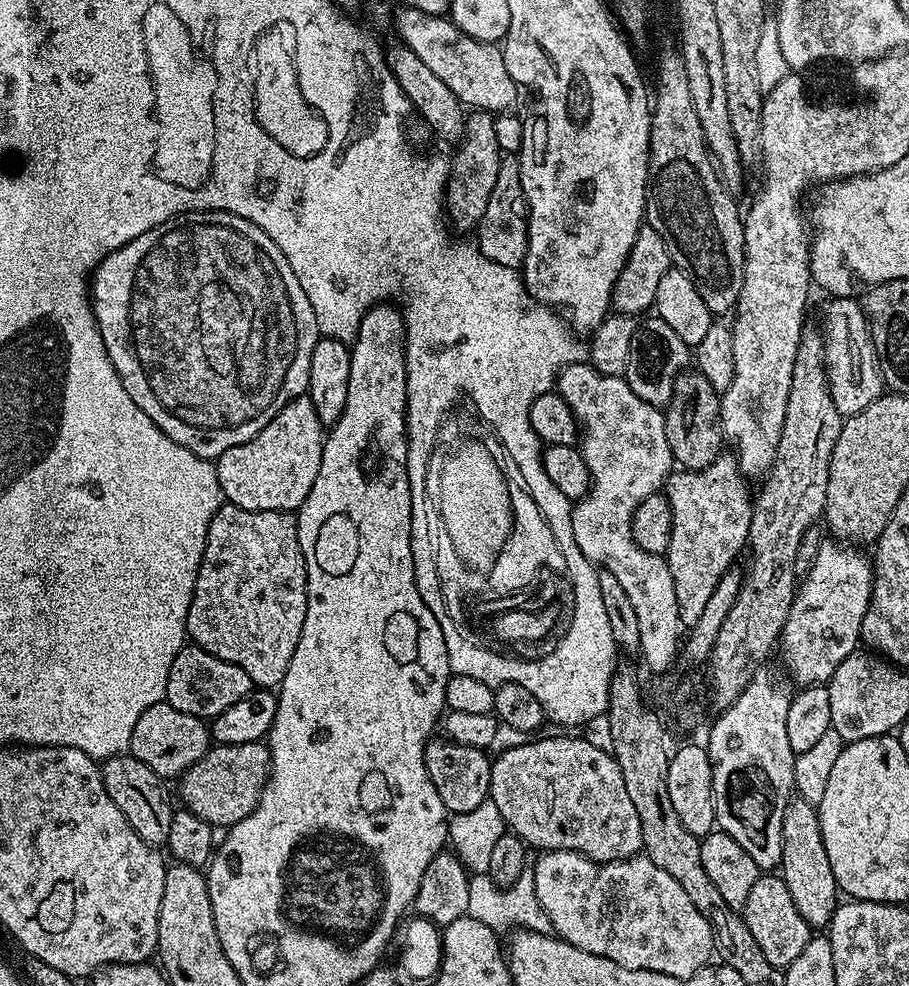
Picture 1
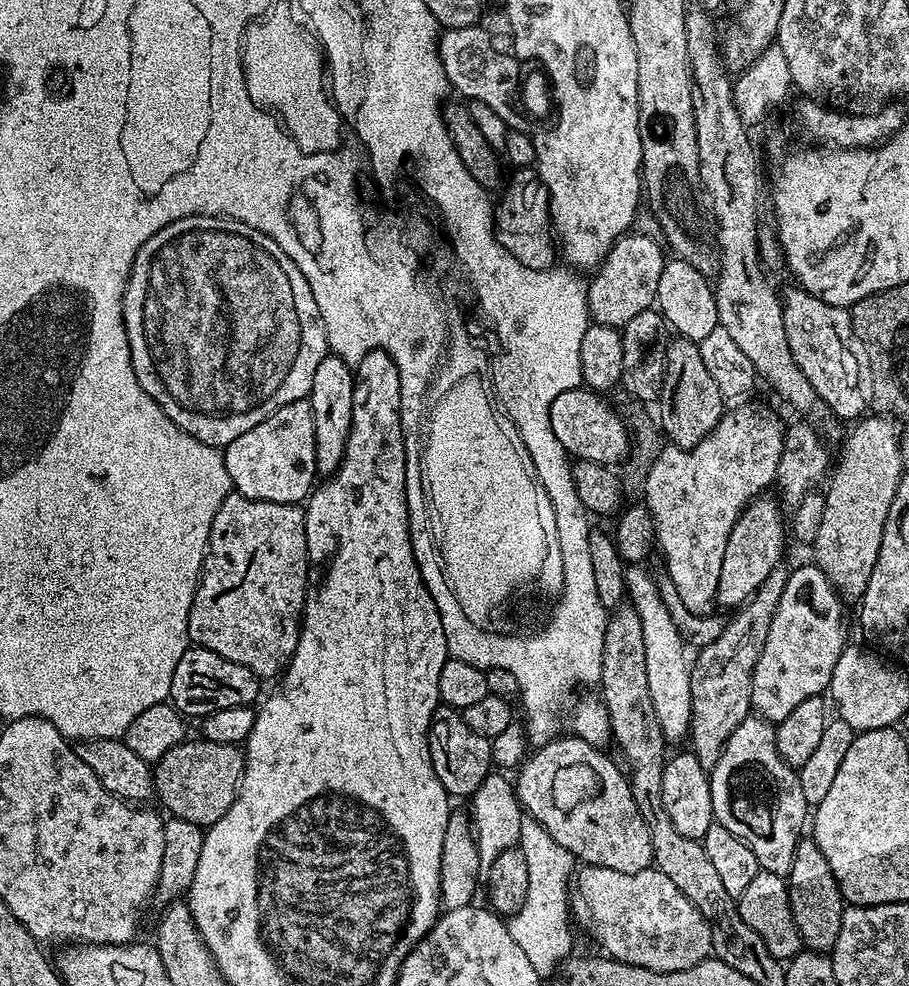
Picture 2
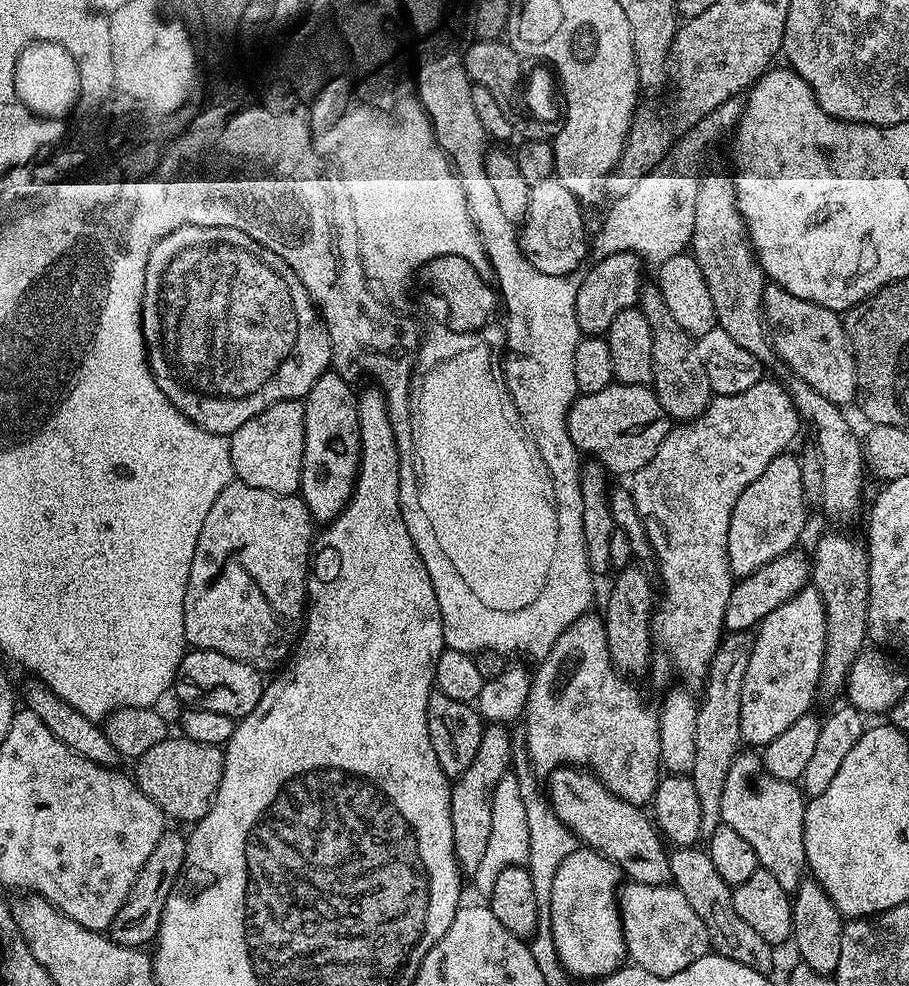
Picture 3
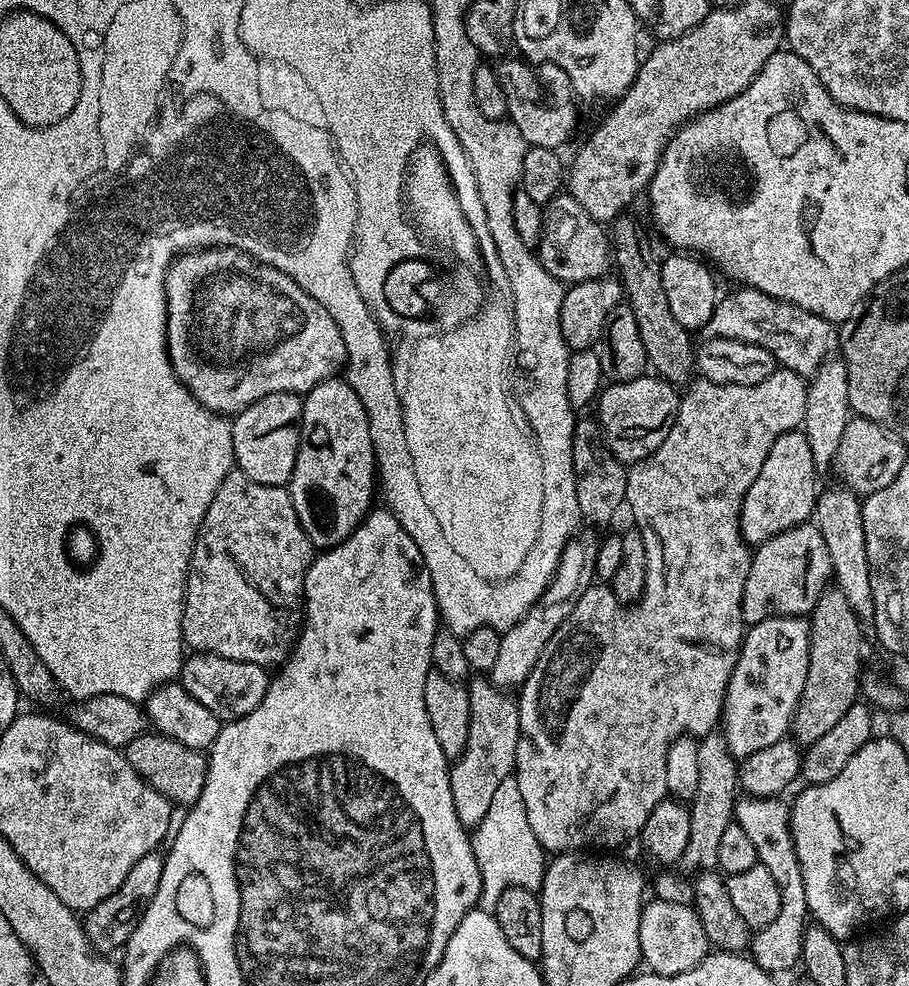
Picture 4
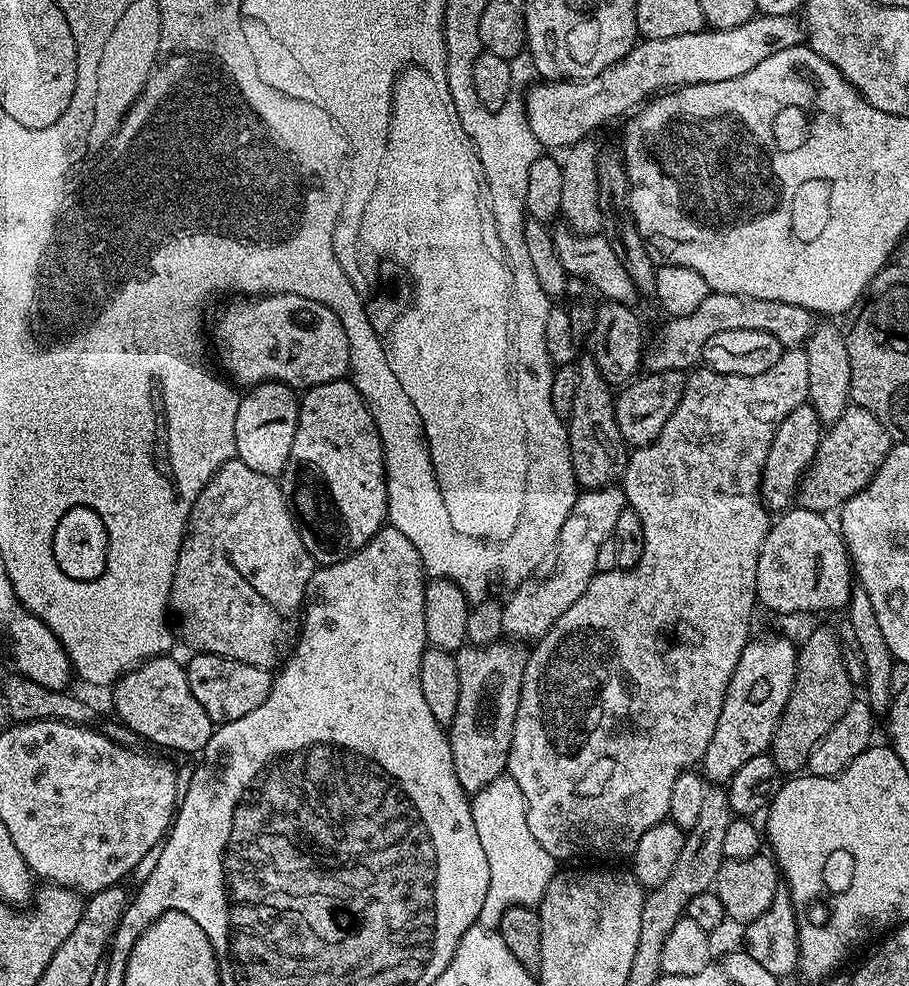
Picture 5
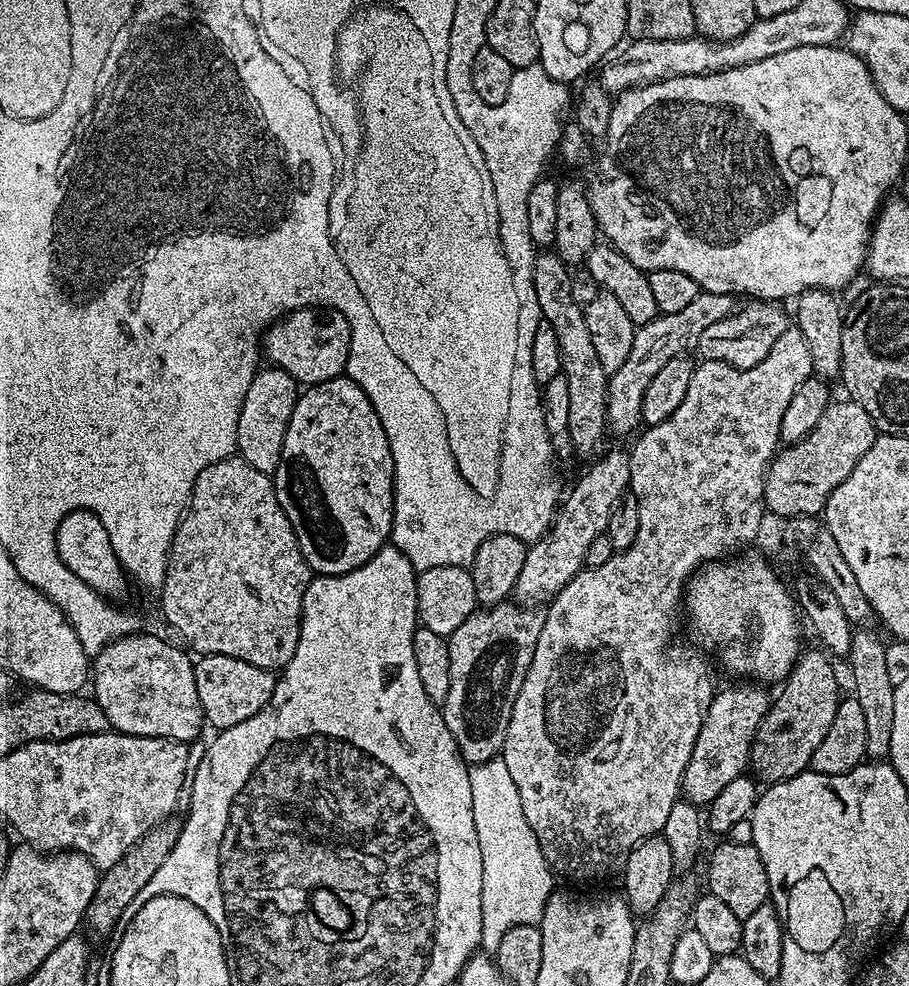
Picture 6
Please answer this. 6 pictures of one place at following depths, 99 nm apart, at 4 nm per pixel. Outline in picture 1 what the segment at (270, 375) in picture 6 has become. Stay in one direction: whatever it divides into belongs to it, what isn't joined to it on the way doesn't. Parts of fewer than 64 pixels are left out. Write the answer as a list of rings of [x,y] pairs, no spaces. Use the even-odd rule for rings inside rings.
[[[306,394],[296,396],[254,438],[242,442],[238,446],[230,446],[222,455],[216,457],[216,473],[220,488],[224,491],[225,501],[242,510],[254,510],[255,512],[291,512],[295,513],[306,502],[310,494],[310,486],[318,478],[318,466],[322,466],[322,450],[324,449],[324,437],[326,425],[318,418],[318,410],[314,410],[314,402]]]

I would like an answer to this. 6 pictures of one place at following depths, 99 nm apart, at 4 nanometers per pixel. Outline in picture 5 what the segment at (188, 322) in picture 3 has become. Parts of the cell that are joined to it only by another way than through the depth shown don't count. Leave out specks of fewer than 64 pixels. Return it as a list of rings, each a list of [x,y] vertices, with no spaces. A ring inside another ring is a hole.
[[[298,294],[233,300],[236,301],[217,318],[216,329],[210,332],[229,381],[251,386],[277,380],[294,390],[307,390],[349,375],[350,346],[334,310]]]

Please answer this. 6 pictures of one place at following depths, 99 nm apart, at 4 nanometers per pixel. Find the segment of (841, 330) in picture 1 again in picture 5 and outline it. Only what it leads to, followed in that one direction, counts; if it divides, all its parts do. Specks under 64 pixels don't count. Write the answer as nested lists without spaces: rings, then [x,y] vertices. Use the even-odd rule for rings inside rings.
[[[709,291],[706,302],[702,302],[694,314],[673,316],[665,321],[660,328],[661,336],[653,344],[651,341],[644,350],[642,364],[648,372],[684,372],[695,369],[701,363],[706,341],[714,338],[714,334],[722,334],[722,330],[762,330],[766,334],[774,334],[781,346],[789,349],[803,345],[814,327],[813,313],[802,306],[713,291]]]

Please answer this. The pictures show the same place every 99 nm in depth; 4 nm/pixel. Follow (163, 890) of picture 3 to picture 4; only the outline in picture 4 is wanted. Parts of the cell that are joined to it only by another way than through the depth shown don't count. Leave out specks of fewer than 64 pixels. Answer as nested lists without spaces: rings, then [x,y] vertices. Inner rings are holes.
[[[160,850],[138,858],[138,862],[134,862],[130,874],[126,874],[126,882],[122,882],[122,886],[118,886],[118,890],[114,890],[114,894],[110,894],[110,898],[102,898],[102,902],[98,902],[98,906],[83,913],[84,933],[97,952],[112,954],[115,948],[116,951],[123,949],[128,939],[132,937],[136,929],[136,921],[142,918],[142,914],[148,911],[150,905],[155,901],[158,882],[162,882],[164,873],[164,858],[165,853]]]

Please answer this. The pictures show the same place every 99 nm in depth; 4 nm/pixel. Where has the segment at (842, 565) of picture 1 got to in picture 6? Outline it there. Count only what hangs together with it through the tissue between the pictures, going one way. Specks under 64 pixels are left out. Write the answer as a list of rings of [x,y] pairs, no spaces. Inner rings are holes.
[[[736,682],[733,688],[721,687],[715,698],[710,702],[710,710],[702,722],[702,730],[698,732],[698,742],[694,742],[694,754],[690,754],[690,762],[684,771],[682,792],[687,799],[697,806],[707,806],[712,803],[728,783],[734,778],[745,775],[752,758],[752,743],[756,741],[758,726],[768,712],[770,703],[769,689],[756,682]]]

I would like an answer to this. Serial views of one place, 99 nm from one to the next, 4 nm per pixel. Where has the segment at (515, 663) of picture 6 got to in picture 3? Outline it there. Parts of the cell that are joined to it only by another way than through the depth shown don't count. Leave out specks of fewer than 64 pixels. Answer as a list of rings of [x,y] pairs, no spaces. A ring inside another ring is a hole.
[[[504,726],[485,727],[482,742],[478,745],[478,754],[474,754],[474,762],[463,774],[455,777],[451,785],[450,822],[454,834],[454,854],[460,864],[460,871],[465,877],[475,877],[479,863],[486,854],[486,846],[490,843],[490,806],[494,786],[498,778],[502,778],[512,767],[511,735]]]

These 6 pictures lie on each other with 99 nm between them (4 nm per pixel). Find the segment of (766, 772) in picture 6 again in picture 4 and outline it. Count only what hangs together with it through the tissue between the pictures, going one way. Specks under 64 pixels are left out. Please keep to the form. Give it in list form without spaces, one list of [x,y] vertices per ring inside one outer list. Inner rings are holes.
[[[835,586],[825,588],[810,614],[812,638],[810,640],[810,666],[806,670],[806,686],[792,716],[791,739],[801,746],[818,742],[843,718],[860,696],[860,619],[850,608],[850,602]]]

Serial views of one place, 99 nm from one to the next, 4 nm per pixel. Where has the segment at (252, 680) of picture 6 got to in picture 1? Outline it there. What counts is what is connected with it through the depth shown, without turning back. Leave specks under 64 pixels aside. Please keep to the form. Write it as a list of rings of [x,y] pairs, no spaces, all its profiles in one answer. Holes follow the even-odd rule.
[[[195,646],[180,649],[174,662],[170,662],[170,678],[166,678],[166,703],[174,706],[174,710],[182,710],[182,714],[201,718],[222,714],[222,710],[234,706],[234,702],[242,702],[253,691],[250,674],[242,666],[234,666],[234,662],[226,662]]]

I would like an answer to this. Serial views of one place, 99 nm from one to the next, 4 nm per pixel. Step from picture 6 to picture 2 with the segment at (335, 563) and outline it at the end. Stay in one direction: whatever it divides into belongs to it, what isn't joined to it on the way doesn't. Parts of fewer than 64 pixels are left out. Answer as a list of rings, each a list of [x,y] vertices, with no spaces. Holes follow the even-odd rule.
[[[331,354],[324,356],[322,362],[318,362],[318,371],[314,373],[314,386],[310,393],[312,401],[312,413],[314,414],[314,446],[316,447],[316,471],[321,477],[331,477],[332,473],[340,467],[346,442],[352,425],[352,395],[356,378],[353,365],[342,362],[342,358]]]

